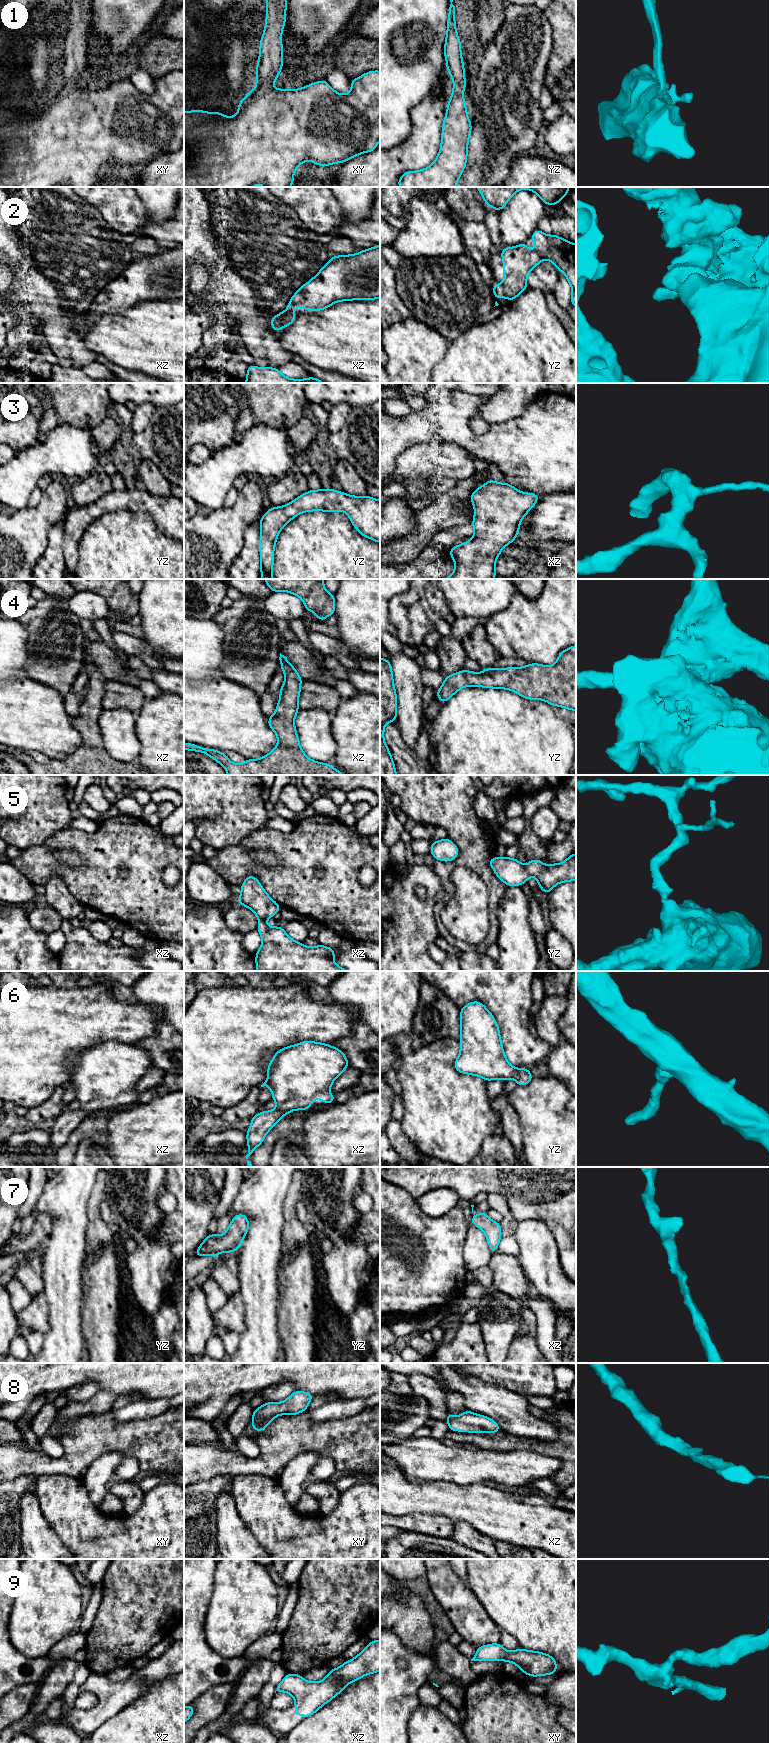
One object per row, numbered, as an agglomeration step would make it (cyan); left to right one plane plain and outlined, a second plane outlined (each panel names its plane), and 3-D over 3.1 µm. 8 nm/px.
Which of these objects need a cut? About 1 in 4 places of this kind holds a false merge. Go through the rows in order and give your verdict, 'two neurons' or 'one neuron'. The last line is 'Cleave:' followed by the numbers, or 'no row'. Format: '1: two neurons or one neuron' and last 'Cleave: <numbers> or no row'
1: one neuron
2: one neuron
3: one neuron
4: one neuron
5: one neuron
6: one neuron
7: one neuron
8: one neuron
9: one neuron
Cleave: no row

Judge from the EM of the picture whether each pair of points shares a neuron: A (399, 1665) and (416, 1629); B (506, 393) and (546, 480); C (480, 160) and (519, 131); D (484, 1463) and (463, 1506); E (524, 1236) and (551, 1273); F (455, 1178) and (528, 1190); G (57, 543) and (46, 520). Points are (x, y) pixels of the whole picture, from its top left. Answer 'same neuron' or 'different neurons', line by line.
A: different neurons
B: different neurons
C: same neuron
D: different neurons
E: same neuron
F: same neuron
G: different neurons

